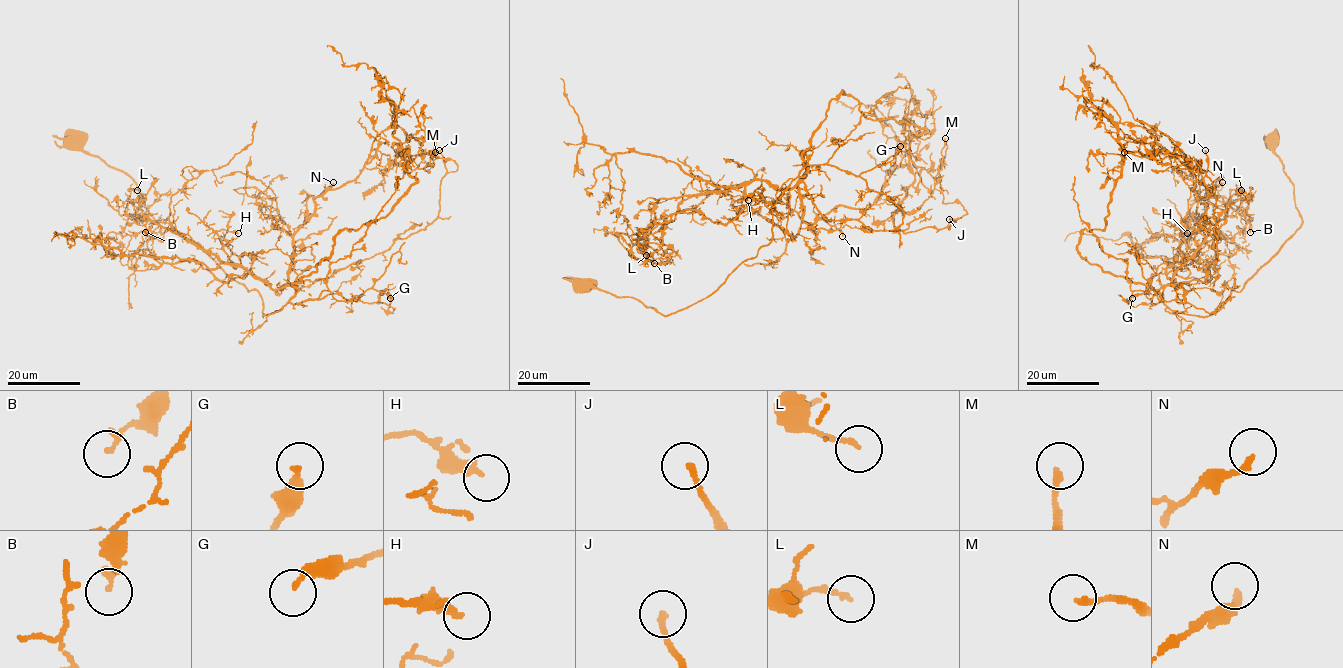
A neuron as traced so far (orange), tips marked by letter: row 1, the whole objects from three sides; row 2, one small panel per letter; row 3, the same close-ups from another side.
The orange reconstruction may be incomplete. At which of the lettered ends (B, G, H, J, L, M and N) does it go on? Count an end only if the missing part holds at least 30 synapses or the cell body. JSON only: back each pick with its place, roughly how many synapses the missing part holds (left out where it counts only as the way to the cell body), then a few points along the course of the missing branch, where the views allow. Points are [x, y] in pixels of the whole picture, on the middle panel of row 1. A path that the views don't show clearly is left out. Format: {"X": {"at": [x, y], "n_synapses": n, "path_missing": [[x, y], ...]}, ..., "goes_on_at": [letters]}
{"goes_on_at": []}

